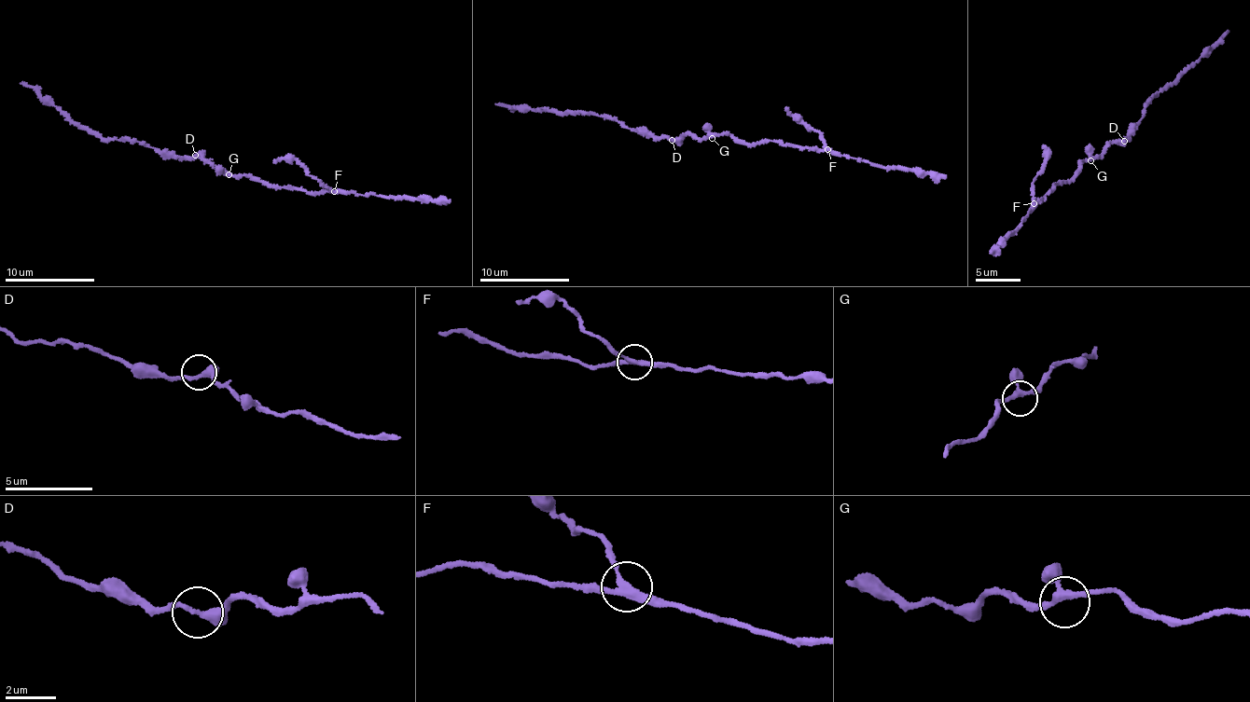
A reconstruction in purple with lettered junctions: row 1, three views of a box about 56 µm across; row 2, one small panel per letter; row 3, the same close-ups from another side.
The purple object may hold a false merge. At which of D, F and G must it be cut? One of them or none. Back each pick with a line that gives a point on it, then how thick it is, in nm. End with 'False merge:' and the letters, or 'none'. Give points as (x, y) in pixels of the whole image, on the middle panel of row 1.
F: at (827, 149); 240 nm thick
False merge: F

